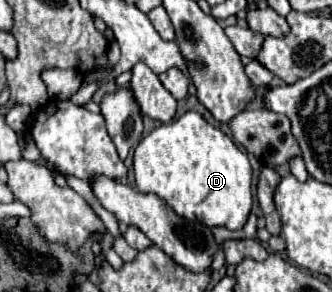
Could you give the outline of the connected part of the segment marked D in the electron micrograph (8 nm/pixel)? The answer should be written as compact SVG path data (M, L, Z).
M186 112L174 122L154 128L134 150L134 174L140 192L160 196L178 216L202 222L208 228L224 226L238 230L246 224L252 208L252 166L248 156L218 128L208 124L198 112Z

